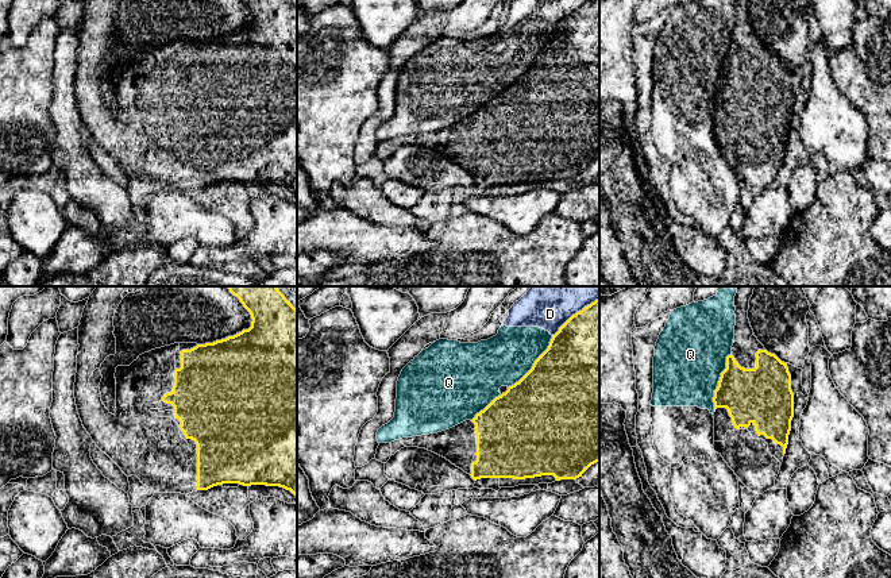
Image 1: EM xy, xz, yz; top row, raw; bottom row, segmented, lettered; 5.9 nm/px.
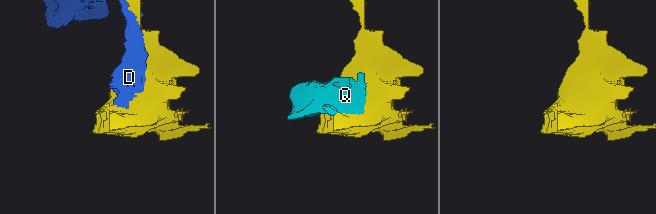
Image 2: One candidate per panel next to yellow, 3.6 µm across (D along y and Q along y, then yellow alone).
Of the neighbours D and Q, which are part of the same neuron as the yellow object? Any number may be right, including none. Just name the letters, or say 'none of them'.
none of them

